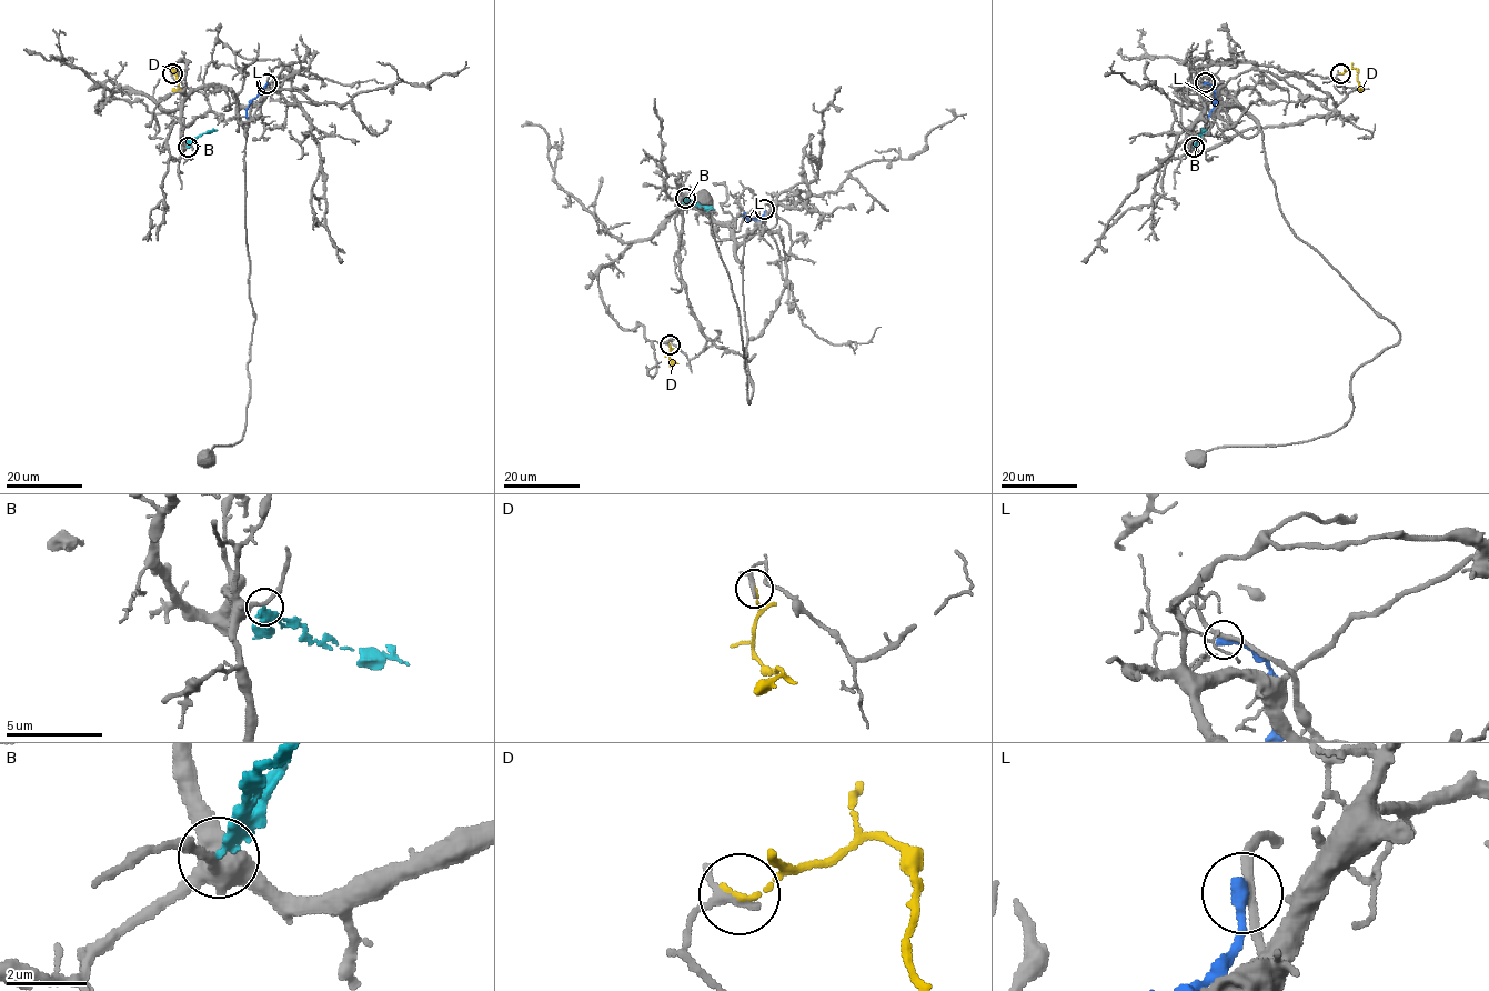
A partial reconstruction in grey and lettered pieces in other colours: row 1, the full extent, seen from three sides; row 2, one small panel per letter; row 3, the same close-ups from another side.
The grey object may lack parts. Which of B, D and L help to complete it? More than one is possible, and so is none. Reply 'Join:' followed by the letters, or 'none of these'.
Join: none of these

